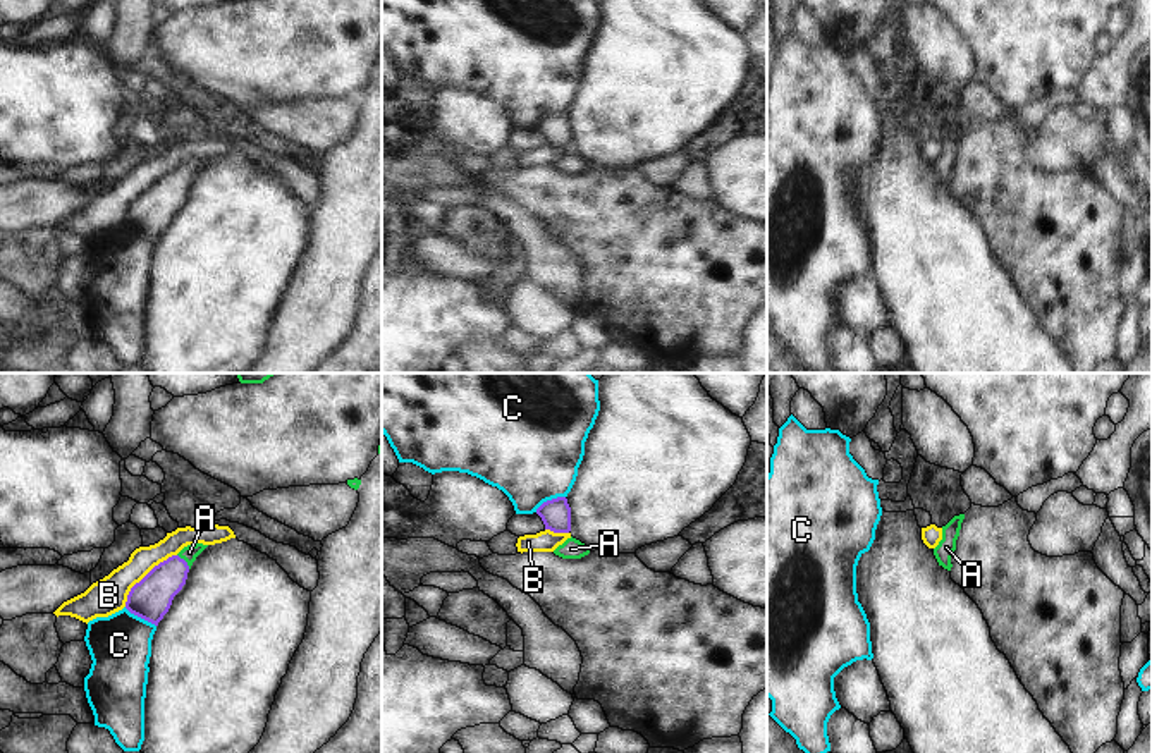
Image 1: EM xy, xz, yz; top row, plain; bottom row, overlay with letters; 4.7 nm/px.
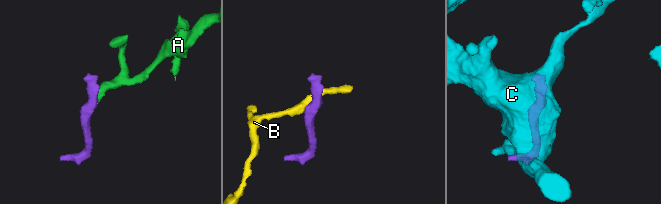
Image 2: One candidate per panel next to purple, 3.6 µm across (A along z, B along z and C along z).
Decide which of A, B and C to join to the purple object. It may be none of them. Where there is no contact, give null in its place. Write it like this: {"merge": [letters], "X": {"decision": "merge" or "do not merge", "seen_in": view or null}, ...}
{"merge": ["A"], "A": {"decision": "merge", "seen_in": "xy"}, "B": {"decision": "do not merge", "seen_in": "xy"}, "C": {"decision": "do not merge", "seen_in": "xy"}}

